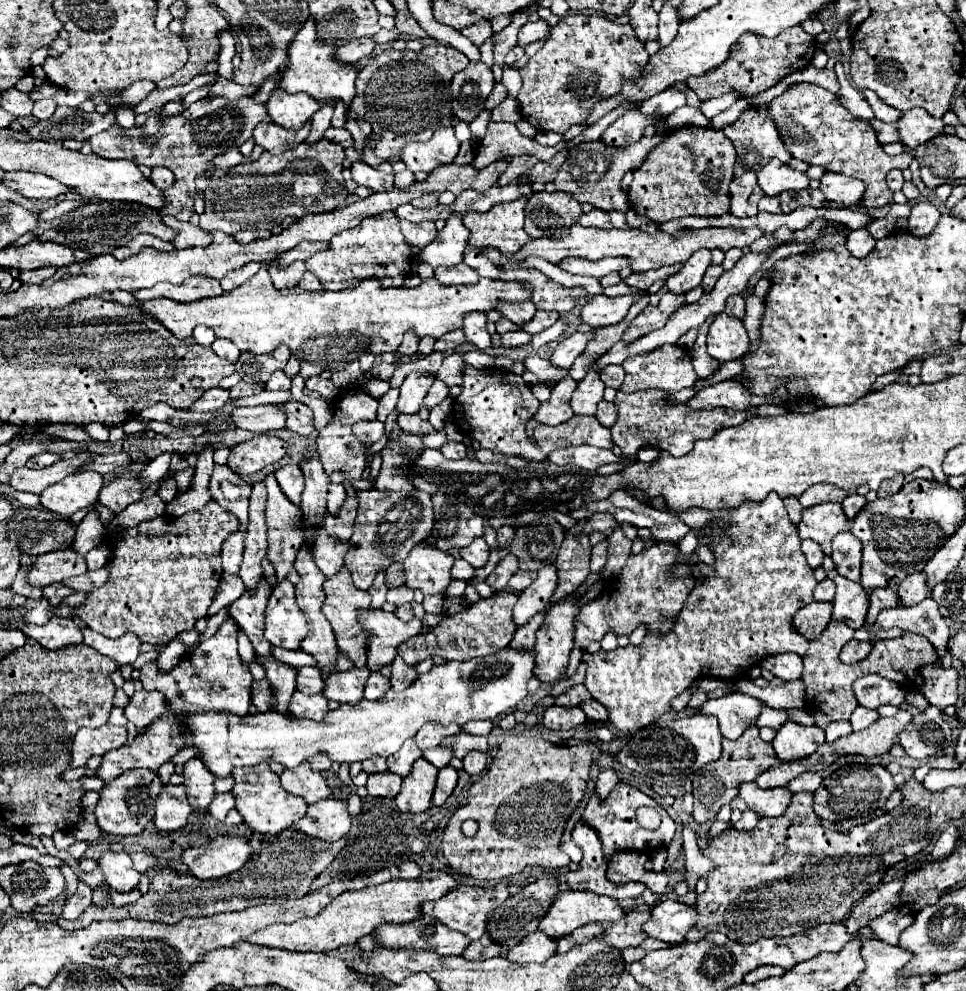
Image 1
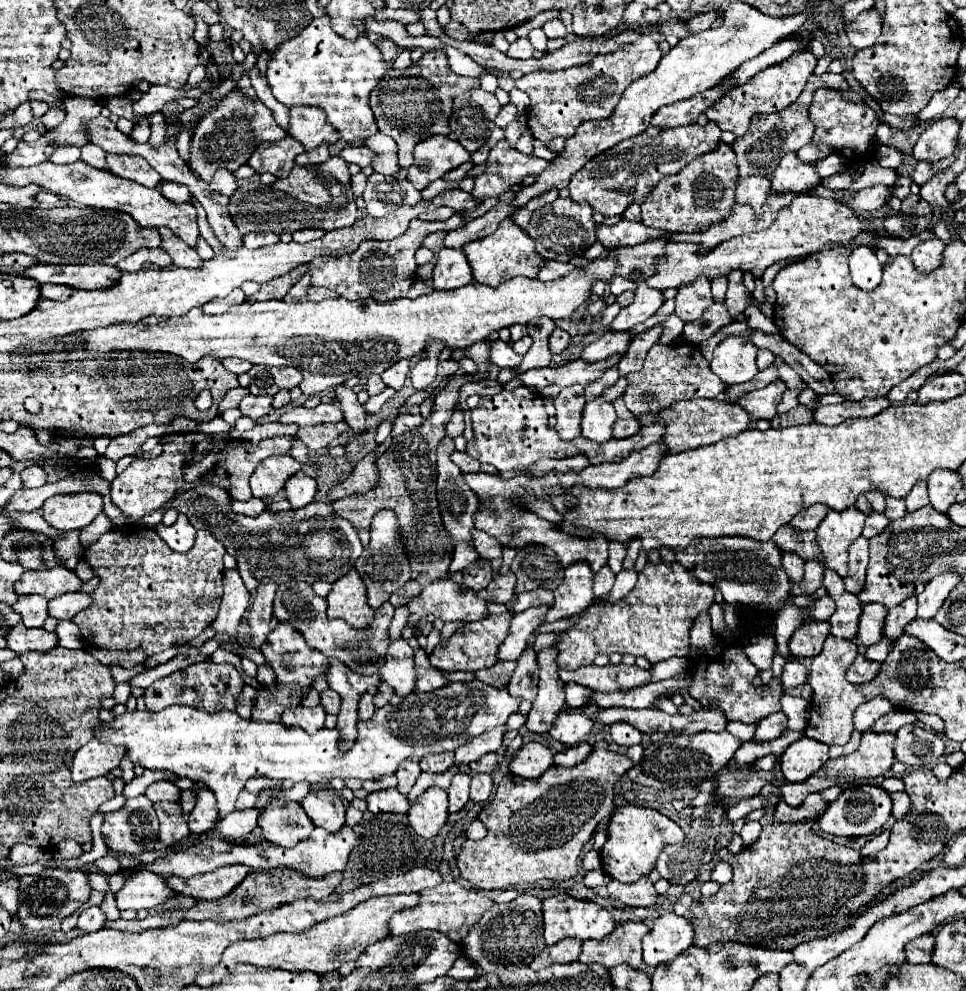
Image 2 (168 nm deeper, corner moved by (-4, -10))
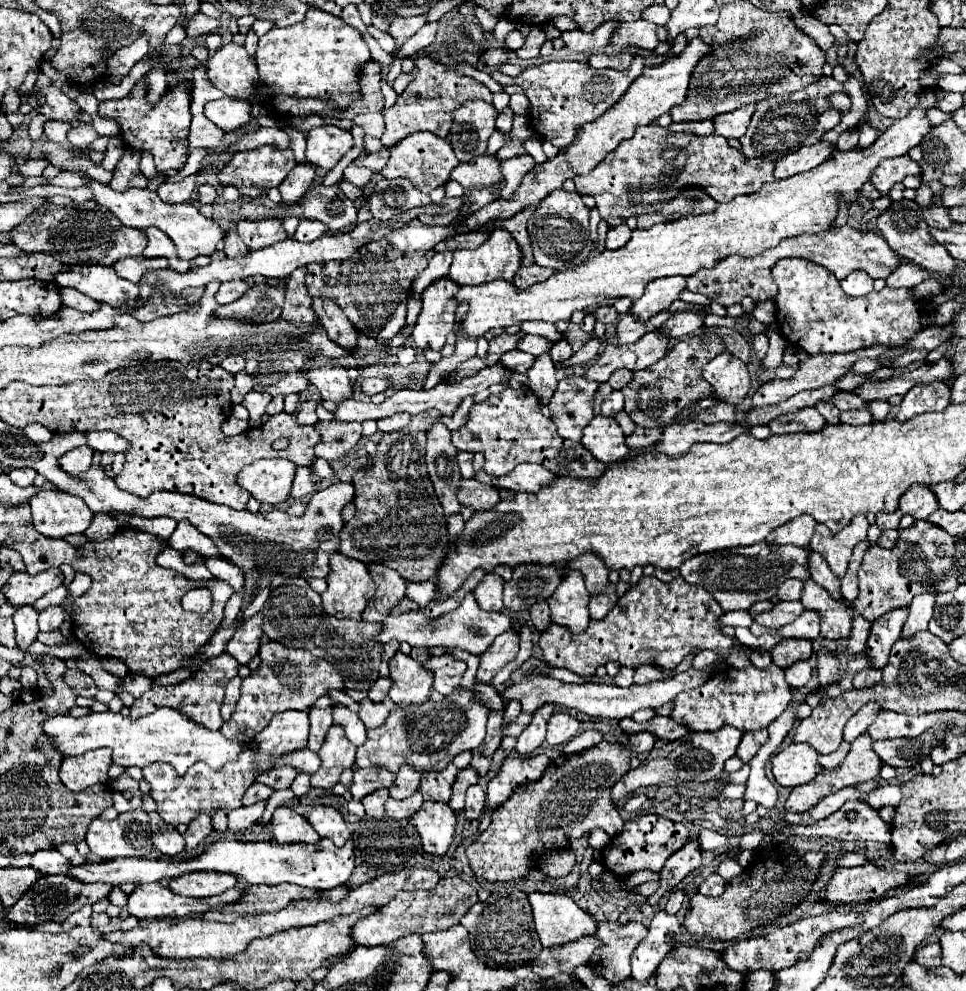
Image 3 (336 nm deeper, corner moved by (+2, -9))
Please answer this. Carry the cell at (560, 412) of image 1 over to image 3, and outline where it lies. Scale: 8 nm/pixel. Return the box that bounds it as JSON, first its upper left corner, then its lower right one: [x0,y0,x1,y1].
[548,377,598,441]

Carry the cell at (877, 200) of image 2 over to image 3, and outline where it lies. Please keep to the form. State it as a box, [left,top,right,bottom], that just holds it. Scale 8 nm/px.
[870,155,920,195]

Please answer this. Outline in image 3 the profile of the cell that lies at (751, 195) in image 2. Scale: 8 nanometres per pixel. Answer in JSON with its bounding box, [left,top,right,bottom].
[574,125,774,227]

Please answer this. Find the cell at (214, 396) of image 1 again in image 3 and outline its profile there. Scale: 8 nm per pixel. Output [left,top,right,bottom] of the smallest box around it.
[230,371,252,403]

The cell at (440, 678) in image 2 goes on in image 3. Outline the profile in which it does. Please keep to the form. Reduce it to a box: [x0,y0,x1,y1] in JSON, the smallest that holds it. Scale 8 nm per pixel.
[426,655,466,695]

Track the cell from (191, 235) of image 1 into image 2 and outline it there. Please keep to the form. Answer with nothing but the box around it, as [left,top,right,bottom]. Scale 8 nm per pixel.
[158,226,204,268]

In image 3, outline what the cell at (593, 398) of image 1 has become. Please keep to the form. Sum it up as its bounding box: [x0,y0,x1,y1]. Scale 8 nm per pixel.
[582,415,628,463]

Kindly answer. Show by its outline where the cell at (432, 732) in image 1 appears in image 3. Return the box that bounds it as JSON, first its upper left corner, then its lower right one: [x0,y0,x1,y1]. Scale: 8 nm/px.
[420,763,458,801]

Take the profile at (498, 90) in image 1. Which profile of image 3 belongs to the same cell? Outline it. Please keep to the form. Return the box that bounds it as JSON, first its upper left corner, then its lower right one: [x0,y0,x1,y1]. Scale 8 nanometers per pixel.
[496,107,514,133]

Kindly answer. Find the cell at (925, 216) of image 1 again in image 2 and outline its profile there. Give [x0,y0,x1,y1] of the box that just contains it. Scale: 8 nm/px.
[910,238,944,274]

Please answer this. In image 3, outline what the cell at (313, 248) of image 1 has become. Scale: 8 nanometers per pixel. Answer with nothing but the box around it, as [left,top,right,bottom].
[214,277,286,321]

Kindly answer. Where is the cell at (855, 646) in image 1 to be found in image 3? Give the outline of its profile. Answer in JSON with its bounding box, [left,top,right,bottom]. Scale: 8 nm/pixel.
[852,667,882,689]

